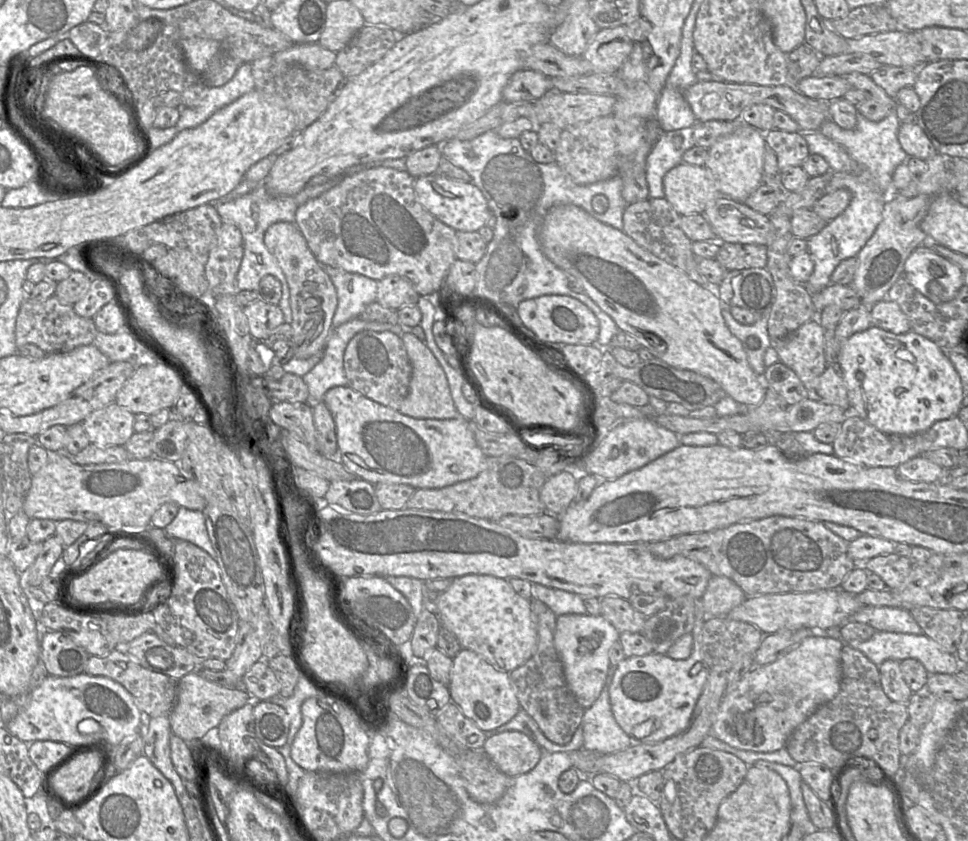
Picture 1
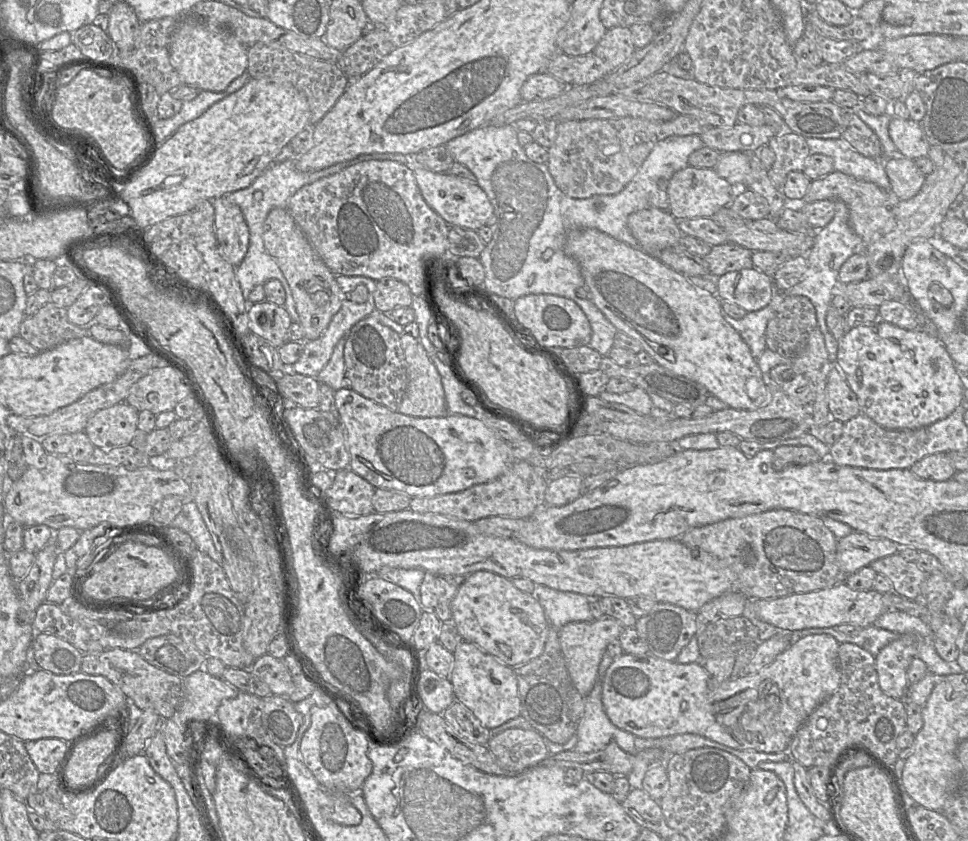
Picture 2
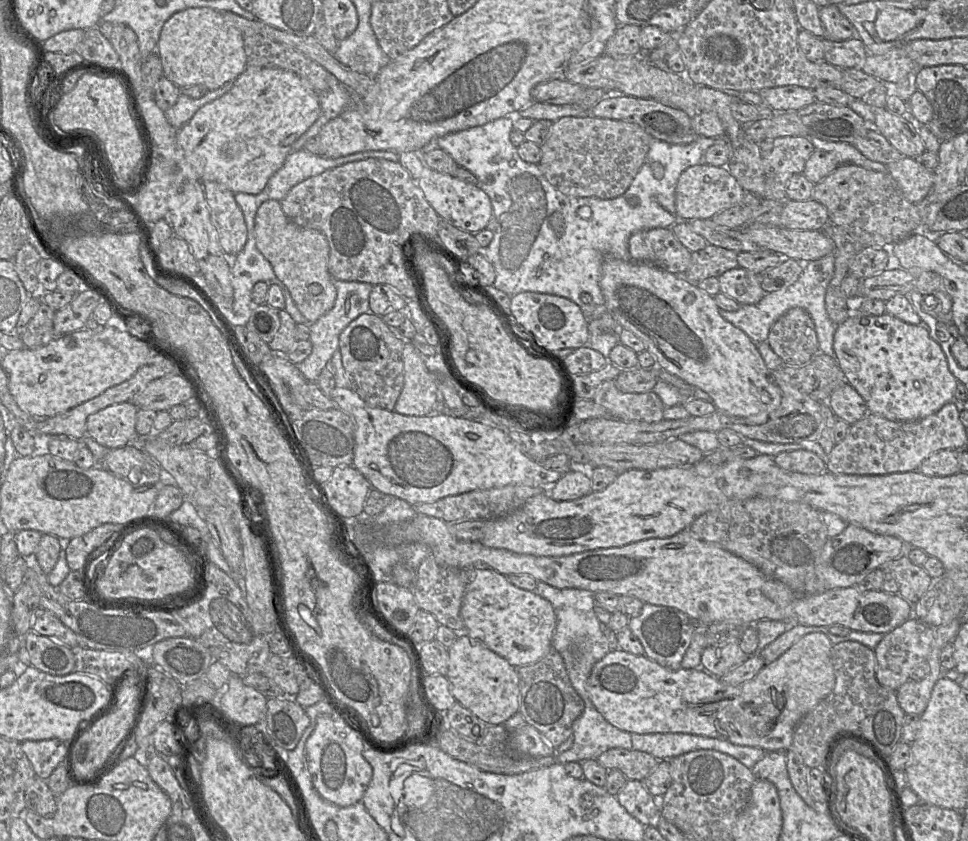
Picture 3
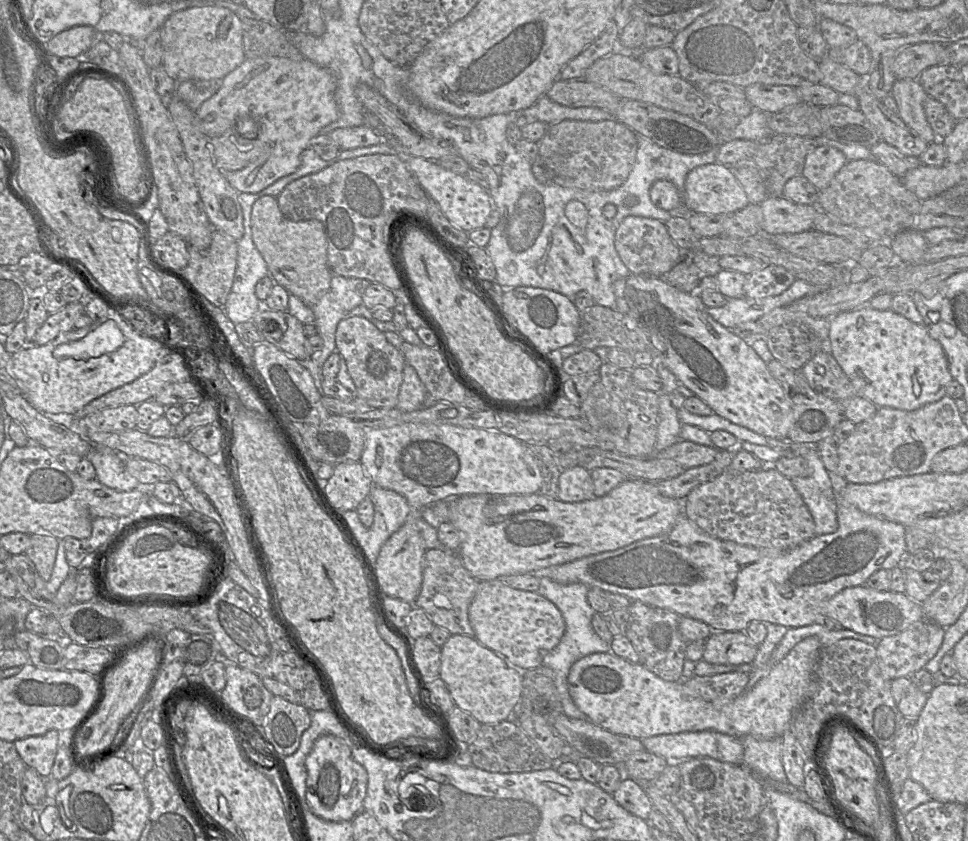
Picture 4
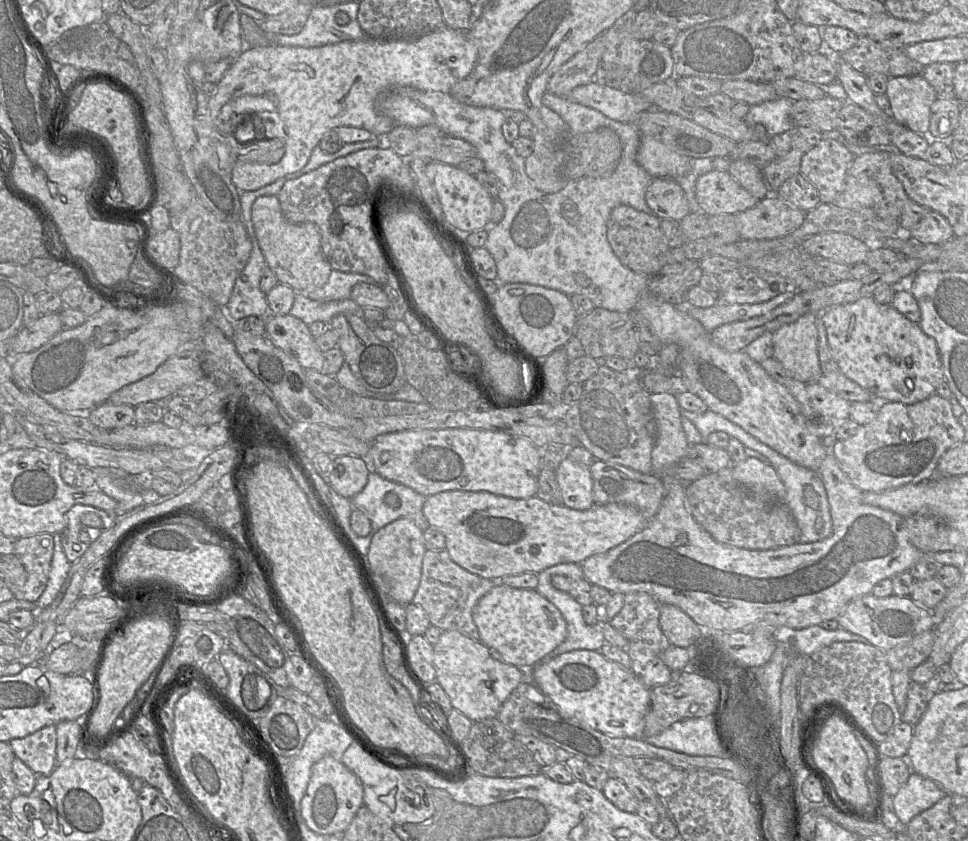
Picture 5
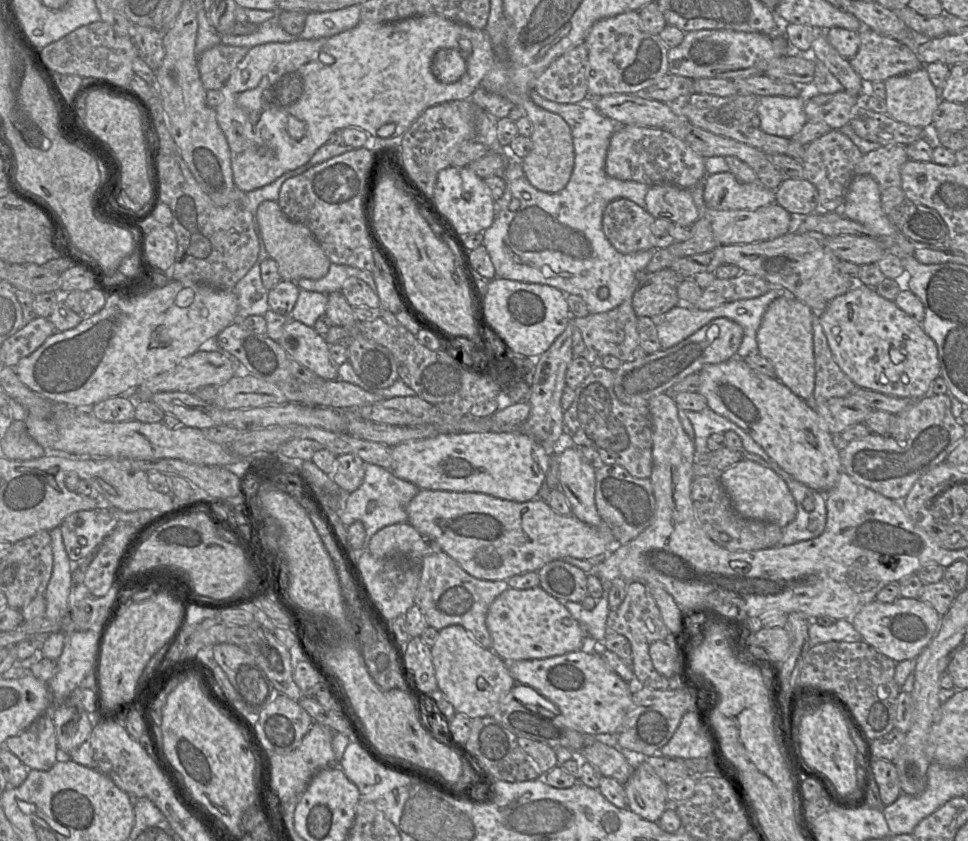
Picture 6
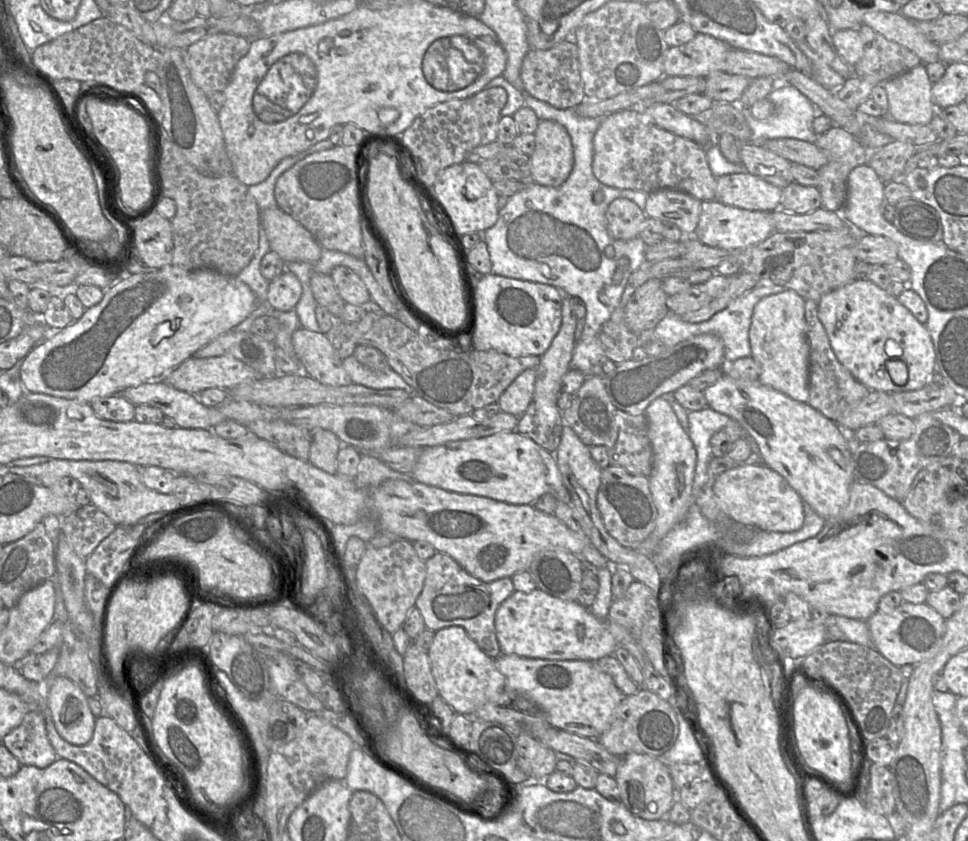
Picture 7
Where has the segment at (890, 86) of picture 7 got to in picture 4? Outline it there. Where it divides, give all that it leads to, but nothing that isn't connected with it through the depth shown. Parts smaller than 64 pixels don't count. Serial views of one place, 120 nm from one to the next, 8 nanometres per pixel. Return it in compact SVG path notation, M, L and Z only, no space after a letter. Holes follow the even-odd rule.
M896 79L891 96L897 104L897 115L913 129L918 136L930 144L936 136L929 125L924 112L927 93L917 79Z

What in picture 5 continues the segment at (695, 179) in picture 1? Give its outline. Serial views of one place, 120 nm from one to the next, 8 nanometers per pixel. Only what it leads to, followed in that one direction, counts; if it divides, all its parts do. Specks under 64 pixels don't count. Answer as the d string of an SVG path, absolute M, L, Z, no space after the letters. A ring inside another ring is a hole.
M712 169L696 182L696 198L706 216L737 215L753 208L760 200L744 189L728 171Z

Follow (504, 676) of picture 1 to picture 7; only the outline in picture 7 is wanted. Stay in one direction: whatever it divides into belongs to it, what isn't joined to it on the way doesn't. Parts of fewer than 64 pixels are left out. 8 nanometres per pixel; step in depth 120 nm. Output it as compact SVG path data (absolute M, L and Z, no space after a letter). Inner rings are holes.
M460 626L436 631L427 654L439 695L457 714L472 718L477 709L504 691L505 677L497 669L495 659L487 656Z

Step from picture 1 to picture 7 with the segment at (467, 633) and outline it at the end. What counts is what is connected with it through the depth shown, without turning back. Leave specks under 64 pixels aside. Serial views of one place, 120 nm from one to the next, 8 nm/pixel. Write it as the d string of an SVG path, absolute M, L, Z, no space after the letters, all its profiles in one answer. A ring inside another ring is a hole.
M539 588L530 593L515 590L510 597L503 601L496 611L495 630L501 655L517 655L530 659L595 662L602 657L613 655L617 648L617 642L610 631L608 619L600 620L588 608L576 601L566 601L551 596Z

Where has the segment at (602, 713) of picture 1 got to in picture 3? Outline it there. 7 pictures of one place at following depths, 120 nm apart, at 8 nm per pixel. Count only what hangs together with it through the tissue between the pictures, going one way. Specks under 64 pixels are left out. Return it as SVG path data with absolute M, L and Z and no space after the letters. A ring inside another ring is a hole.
M588 678L582 685L583 693L587 697L587 700L583 701L584 711L572 726L573 746L563 753L556 753L556 763L581 764L586 760L597 759L609 749L632 749L631 734L610 724L595 708L587 691L587 682Z

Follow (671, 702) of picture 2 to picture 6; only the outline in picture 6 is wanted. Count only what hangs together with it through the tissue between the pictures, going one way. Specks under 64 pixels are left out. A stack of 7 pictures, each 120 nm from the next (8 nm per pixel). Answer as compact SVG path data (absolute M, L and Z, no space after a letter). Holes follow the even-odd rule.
M572 651L544 659L504 661L516 685L534 689L553 703L562 723L589 735L619 734L619 728L632 710L629 684L608 667L600 655L590 651Z

